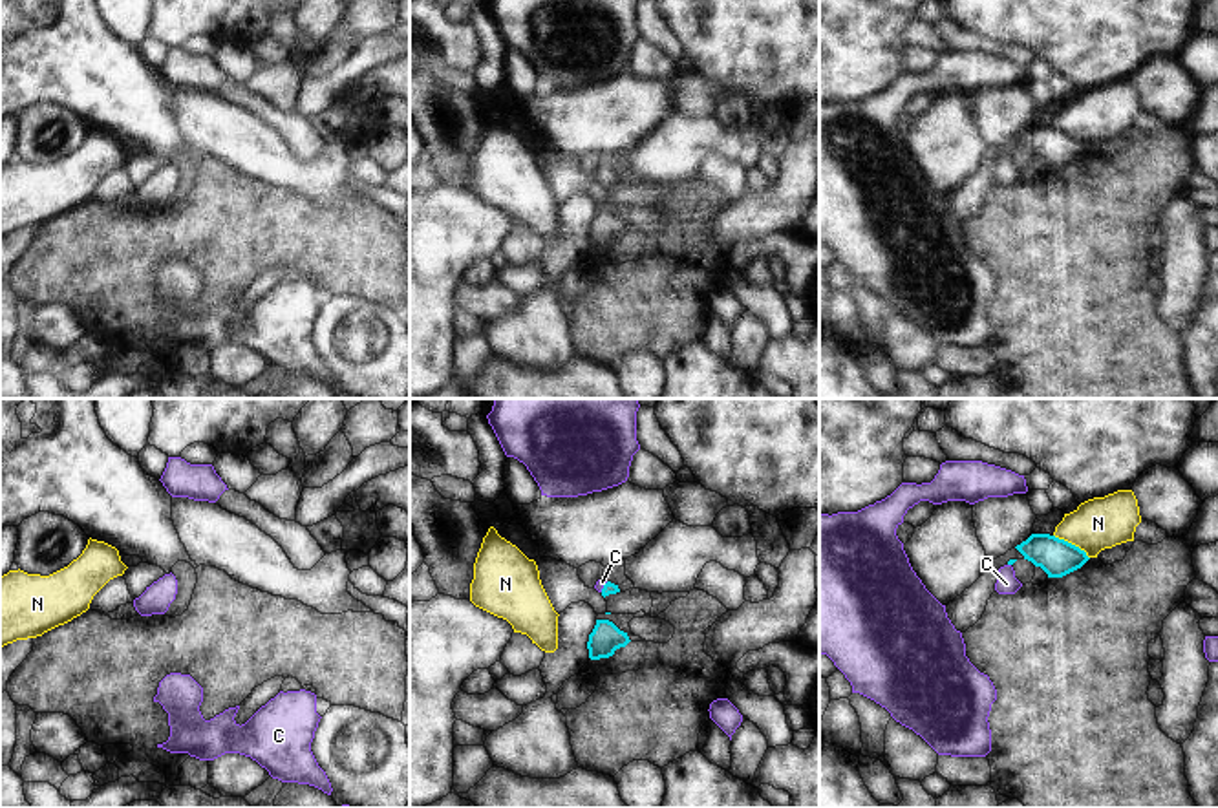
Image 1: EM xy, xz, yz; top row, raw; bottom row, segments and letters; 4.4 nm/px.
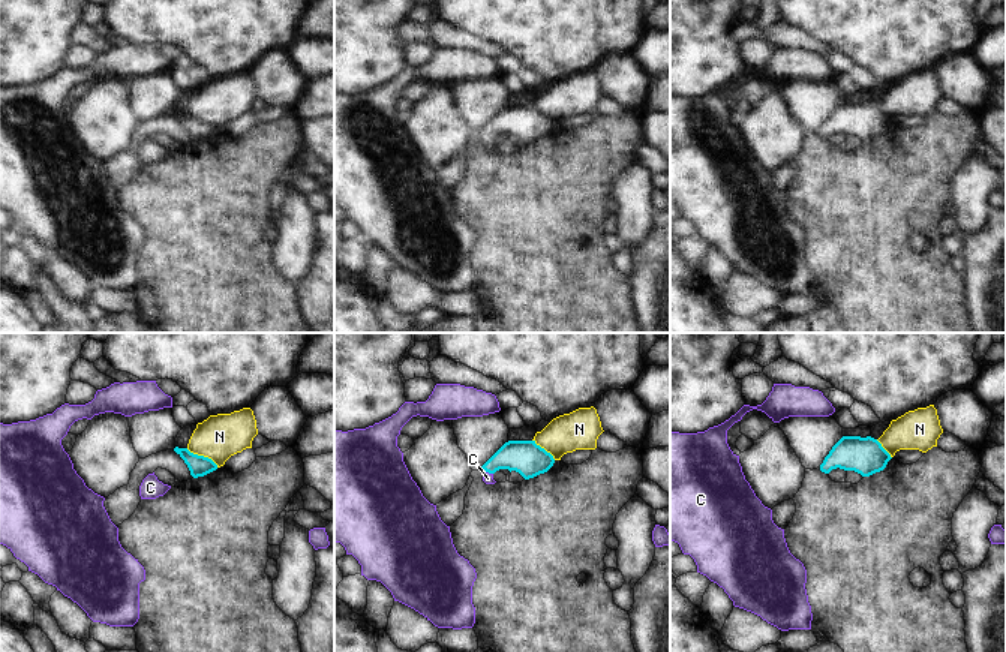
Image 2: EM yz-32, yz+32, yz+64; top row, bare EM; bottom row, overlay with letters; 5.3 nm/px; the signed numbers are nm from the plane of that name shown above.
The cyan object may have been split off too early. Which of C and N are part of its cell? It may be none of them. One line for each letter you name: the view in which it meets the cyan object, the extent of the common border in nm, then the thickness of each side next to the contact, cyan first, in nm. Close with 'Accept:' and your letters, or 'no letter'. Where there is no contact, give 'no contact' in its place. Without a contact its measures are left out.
C: xz | 60 nm | 50/40 nm
Accept: C

